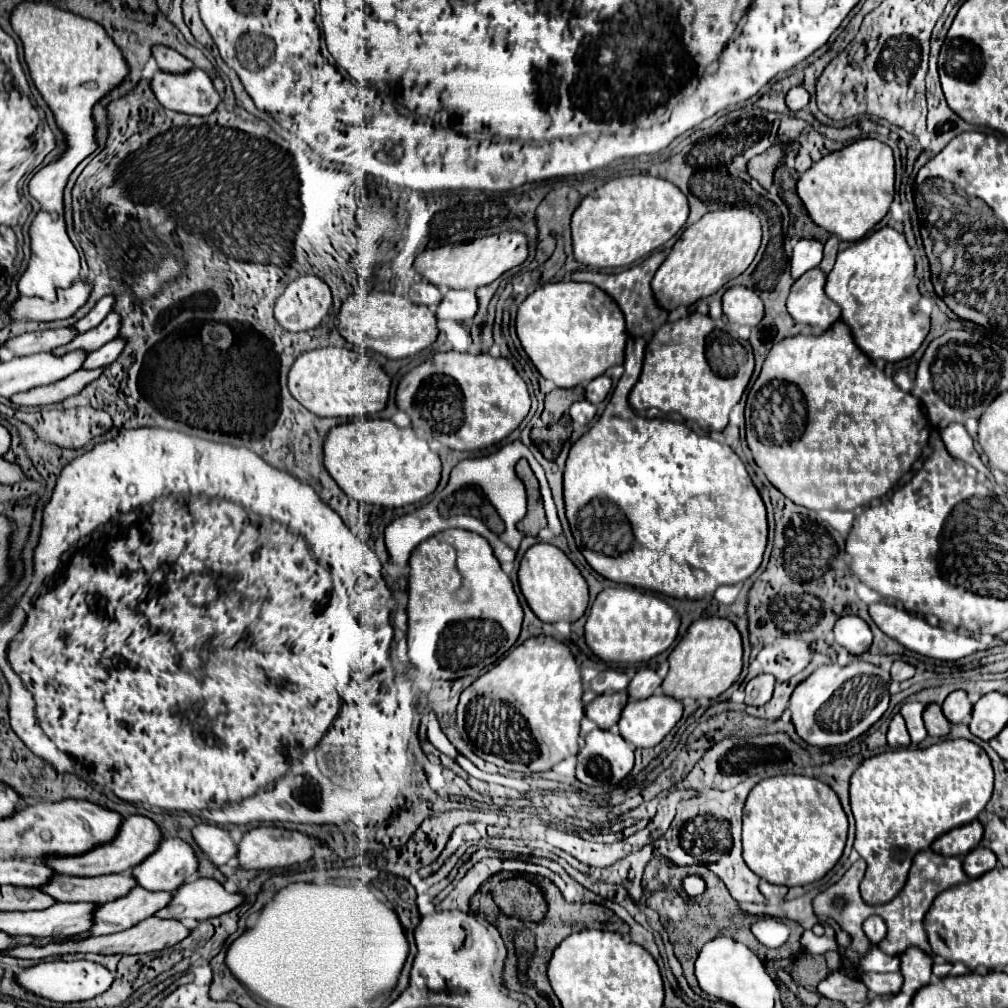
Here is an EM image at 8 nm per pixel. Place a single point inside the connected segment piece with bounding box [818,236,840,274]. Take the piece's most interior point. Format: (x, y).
(831, 247)

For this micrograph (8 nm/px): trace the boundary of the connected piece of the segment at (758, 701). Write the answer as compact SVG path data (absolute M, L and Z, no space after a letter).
M760 674L760 676L752 678L746 684L746 704L750 704L750 706L766 704L772 698L772 690L774 690L774 676Z

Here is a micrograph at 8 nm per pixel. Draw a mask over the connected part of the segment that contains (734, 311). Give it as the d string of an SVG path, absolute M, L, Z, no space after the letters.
M732 286L722 296L724 316L734 324L758 326L764 314L764 304L760 296L746 286Z

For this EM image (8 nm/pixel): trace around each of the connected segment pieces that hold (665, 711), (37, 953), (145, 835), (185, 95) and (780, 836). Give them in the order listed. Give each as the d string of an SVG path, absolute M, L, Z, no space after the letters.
M656 692L646 700L630 700L618 722L620 734L636 748L652 748L678 724L682 712L684 706L664 692Z
M158 916L142 920L142 924L136 924L134 928L128 928L126 932L110 934L110 936L92 936L90 940L80 940L80 942L66 942L66 944L50 944L46 948L14 948L10 950L10 956L18 958L32 958L32 960L42 960L48 956L60 956L68 952L96 952L96 954L142 954L142 952L154 952L154 950L166 950L170 946L176 946L182 942L186 936L190 936L190 928L186 928L178 920L164 920Z
M132 814L128 818L124 818L122 822L122 830L118 832L118 836L114 838L114 842L110 844L102 844L102 848L94 848L94 852L86 852L86 856L74 856L74 858L66 858L66 860L46 860L46 864L50 868L54 868L54 872L58 874L66 874L66 876L100 876L100 874L120 874L126 870L132 870L134 866L138 866L142 860L146 860L150 854L154 854L160 846L160 842L164 840L162 830L158 828L158 824L148 818L148 816L140 816L140 814Z
M194 68L190 76L170 76L156 72L152 78L152 90L162 106L192 116L210 116L222 102L208 74Z
M774 776L752 788L742 818L744 862L770 884L804 886L824 878L846 846L848 820L830 786L808 776Z

